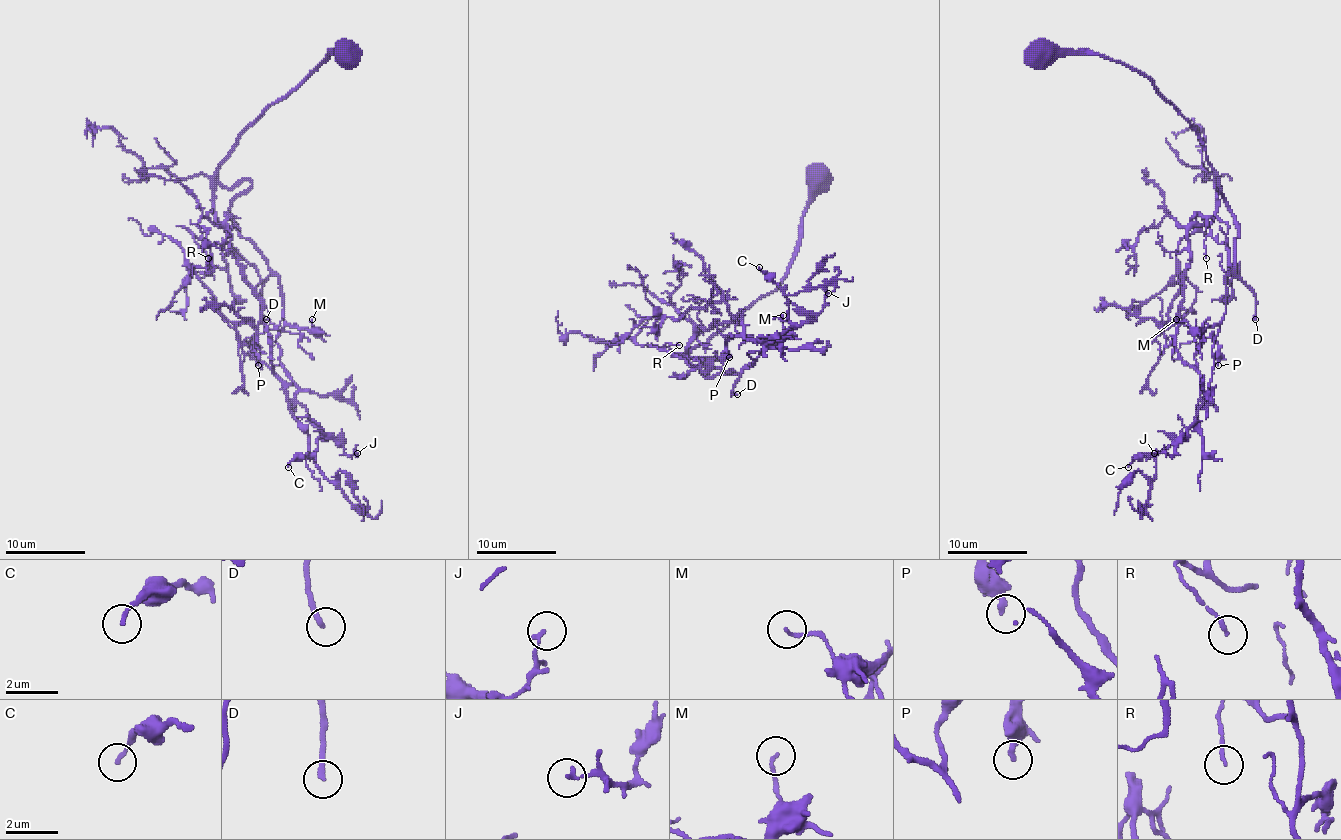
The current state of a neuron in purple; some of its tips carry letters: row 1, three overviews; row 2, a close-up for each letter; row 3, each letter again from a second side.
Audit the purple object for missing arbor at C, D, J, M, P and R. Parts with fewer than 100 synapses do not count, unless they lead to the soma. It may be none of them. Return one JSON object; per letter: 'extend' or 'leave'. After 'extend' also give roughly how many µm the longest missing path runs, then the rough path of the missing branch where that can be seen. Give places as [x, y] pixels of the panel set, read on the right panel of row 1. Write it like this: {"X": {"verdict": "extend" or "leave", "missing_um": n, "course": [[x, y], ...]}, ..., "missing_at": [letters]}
{"C": {"verdict": "leave"}, "D": {"verdict": "extend", "missing_um": 50, "course": [[1255, 319], [1261, 359], [1248, 377], [1248, 477], [1232, 510], [1210, 508], [1200, 524]]}, "J": {"verdict": "leave"}, "M": {"verdict": "leave"}, "P": {"verdict": "leave"}, "R": {"verdict": "leave"}, "missing_at": ["D"]}

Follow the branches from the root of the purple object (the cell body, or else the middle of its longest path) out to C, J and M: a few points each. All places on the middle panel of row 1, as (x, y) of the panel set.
C: (822, 179), (787, 277), (685, 355), (701, 327), (739, 315), (747, 339), (791, 325), (759, 267)
J: (822, 179), (787, 277), (685, 355), (701, 327), (739, 315), (747, 339), (773, 341), (817, 315), (828, 293)
M: (822, 179), (803, 217), (787, 277), (685, 355), (701, 327), (733, 317), (739, 333), (777, 345), (783, 315)

